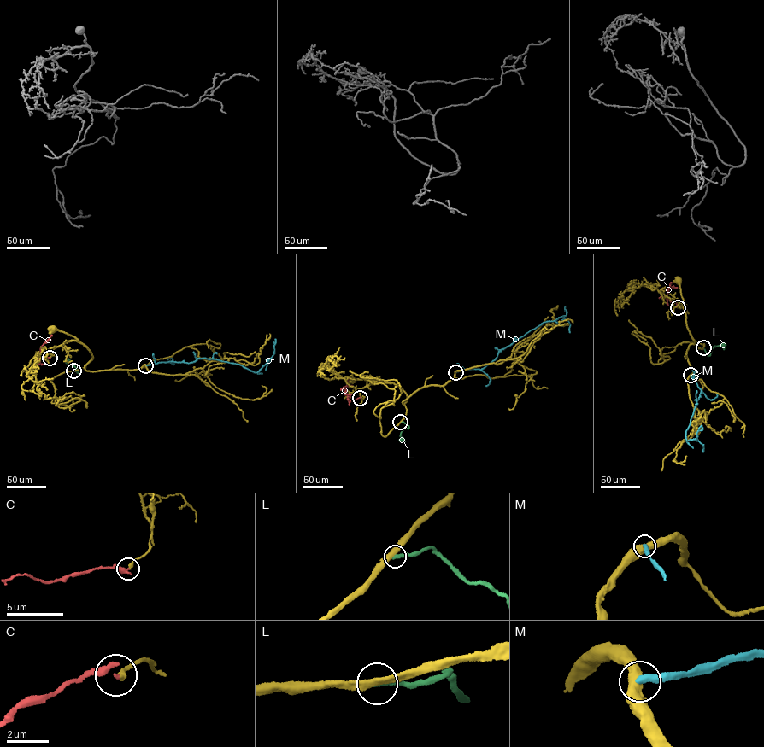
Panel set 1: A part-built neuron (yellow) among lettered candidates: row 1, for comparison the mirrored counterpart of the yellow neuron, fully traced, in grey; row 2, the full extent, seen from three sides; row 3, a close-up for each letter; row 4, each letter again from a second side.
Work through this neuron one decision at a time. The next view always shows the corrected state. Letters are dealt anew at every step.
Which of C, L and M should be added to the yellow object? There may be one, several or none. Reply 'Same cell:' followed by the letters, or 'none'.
Same cell: none

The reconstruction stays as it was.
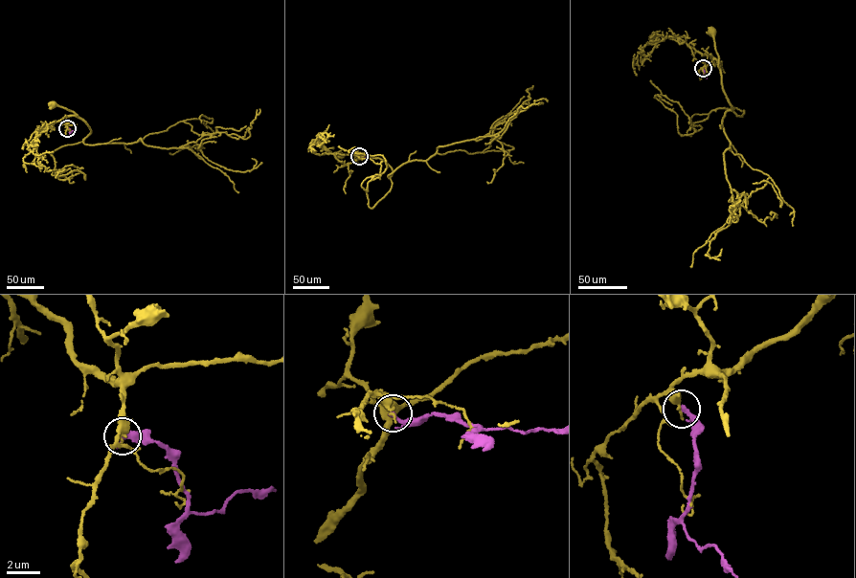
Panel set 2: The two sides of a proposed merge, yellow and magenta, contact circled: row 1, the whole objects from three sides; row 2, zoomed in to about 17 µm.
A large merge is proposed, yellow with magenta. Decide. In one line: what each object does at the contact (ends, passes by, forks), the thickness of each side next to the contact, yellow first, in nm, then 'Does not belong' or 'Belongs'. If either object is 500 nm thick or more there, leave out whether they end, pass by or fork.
At the ring yellow ends. At the ring magenta passes by. Thickness 320 nm (yellow) against 190 nm. Does not belong

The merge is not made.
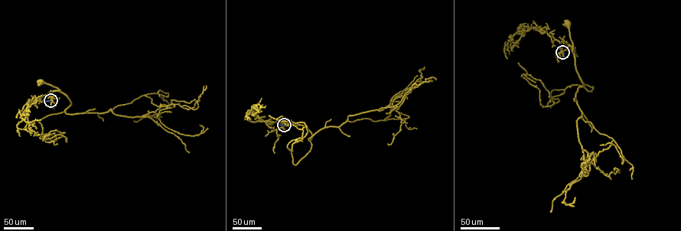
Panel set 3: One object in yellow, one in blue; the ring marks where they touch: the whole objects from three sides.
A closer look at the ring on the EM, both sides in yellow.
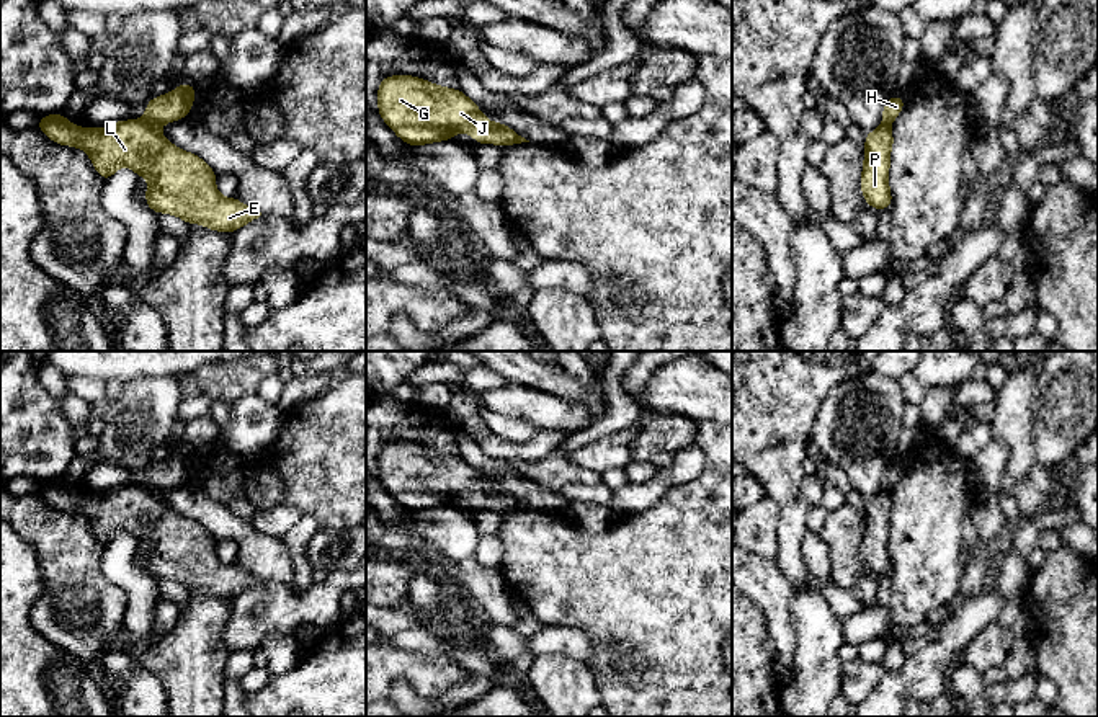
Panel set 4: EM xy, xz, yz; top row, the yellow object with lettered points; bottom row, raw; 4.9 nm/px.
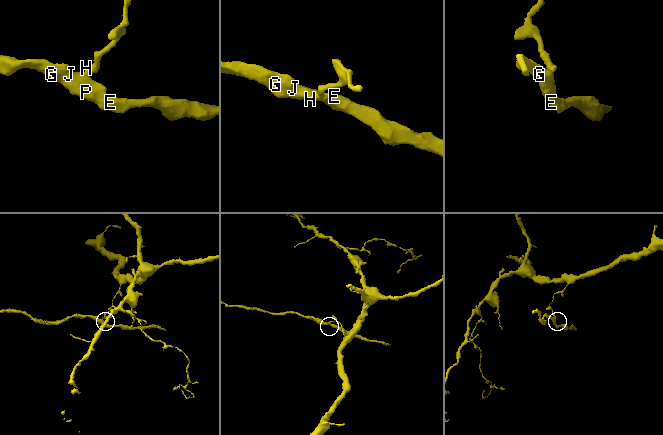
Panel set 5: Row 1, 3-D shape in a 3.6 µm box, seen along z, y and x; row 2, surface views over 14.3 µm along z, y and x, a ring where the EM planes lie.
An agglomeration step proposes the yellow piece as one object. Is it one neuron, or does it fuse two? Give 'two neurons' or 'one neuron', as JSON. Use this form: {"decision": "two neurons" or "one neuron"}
{"decision": "two neurons"}

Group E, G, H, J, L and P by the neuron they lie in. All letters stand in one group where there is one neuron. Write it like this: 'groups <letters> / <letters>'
groups E G J L P / H

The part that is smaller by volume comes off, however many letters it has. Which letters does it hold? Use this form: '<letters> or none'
E, G, J, L, P

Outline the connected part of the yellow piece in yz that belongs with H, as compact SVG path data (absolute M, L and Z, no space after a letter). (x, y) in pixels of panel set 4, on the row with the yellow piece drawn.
M890 96L882 109L882 124L892 124L892 121L899 116L899 113L904 109L905 98L900 96Z

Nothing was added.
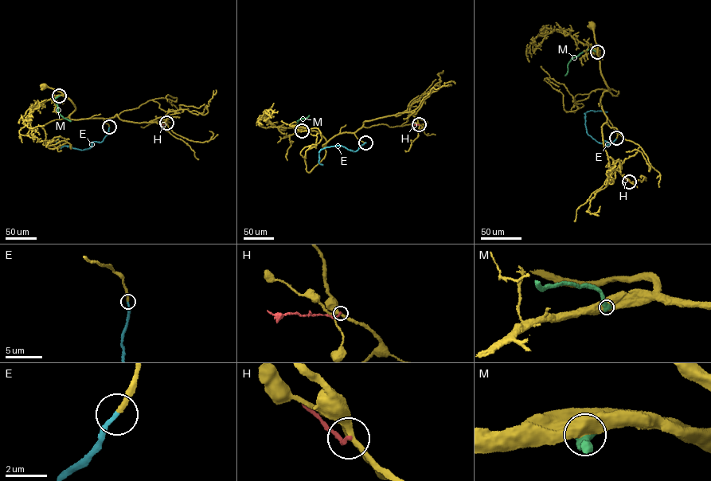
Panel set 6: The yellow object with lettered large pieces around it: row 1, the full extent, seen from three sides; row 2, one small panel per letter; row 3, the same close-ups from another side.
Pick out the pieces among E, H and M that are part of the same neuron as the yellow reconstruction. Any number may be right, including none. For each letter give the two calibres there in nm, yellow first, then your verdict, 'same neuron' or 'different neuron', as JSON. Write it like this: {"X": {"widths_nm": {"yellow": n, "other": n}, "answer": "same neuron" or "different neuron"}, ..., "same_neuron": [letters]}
{"E": {"widths_nm": {"yellow": 240, "other": 200}, "answer": "same neuron"}, "H": {"widths_nm": {"yellow": 280, "other": 180}, "answer": "different neuron"}, "M": {"widths_nm": {"yellow": 900, "other": 650}, "answer": "different neuron"}, "same_neuron": ["E"]}

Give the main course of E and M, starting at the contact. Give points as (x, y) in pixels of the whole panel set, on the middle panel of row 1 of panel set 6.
E: (365, 142), (356, 151), (340, 145), (321, 149), (318, 162), (322, 165)
M: (302, 131), (296, 129), (297, 121), (309, 115)

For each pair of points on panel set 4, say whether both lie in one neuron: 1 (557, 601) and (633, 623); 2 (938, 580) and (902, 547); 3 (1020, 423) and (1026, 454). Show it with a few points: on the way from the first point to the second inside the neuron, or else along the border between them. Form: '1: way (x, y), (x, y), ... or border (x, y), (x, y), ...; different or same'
1: way (575, 601), (611, 601), (615, 605); same
2: way (930, 572), (910, 552); same
3: way (1020, 431), (1022, 446); same

